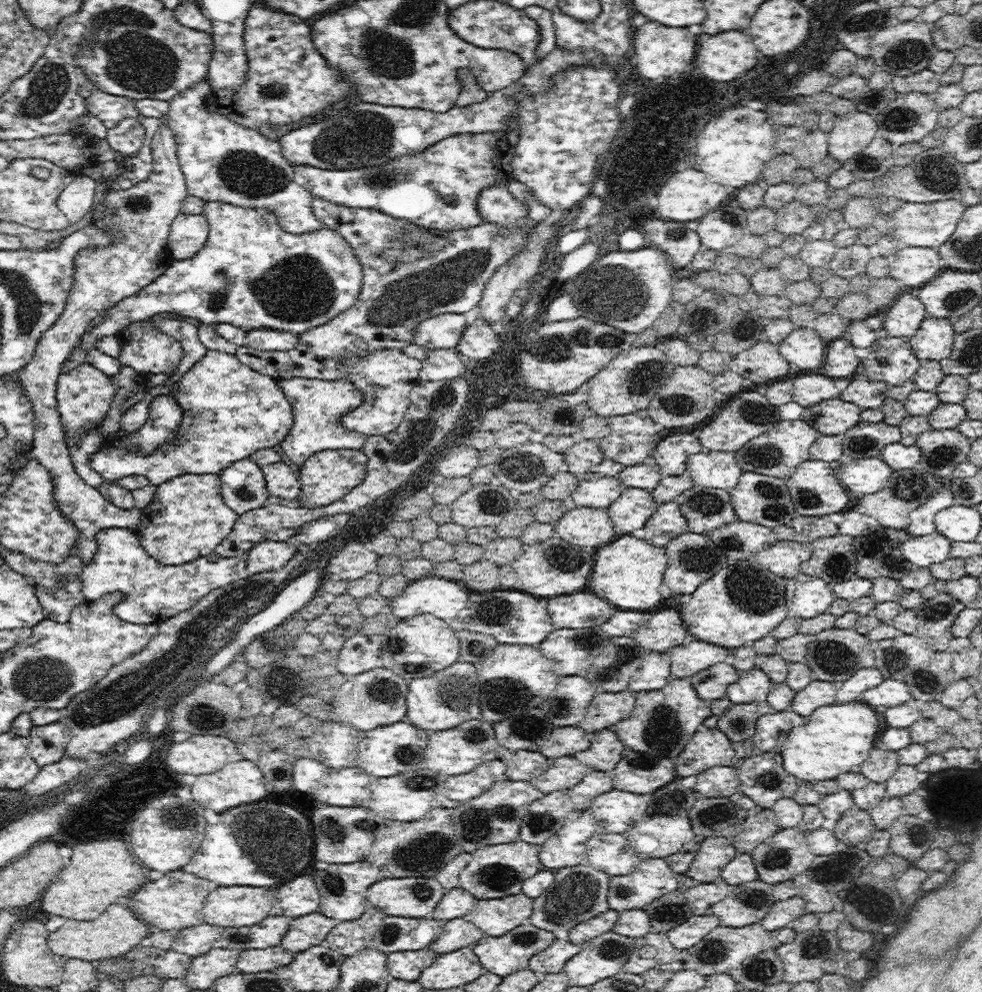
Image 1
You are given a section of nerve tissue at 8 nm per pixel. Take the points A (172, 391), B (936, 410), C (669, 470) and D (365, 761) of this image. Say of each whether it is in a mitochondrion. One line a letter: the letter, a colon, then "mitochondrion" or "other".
A: other
B: other
C: other
D: other

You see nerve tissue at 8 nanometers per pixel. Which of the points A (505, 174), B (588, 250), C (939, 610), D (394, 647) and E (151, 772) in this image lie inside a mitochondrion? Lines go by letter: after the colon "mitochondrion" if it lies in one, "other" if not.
A: other
B: other
C: mitochondrion
D: mitochondrion
E: other

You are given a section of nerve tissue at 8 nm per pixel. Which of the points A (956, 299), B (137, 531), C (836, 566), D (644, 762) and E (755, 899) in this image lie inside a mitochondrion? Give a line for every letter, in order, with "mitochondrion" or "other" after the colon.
A: mitochondrion
B: other
C: mitochondrion
D: mitochondrion
E: mitochondrion

